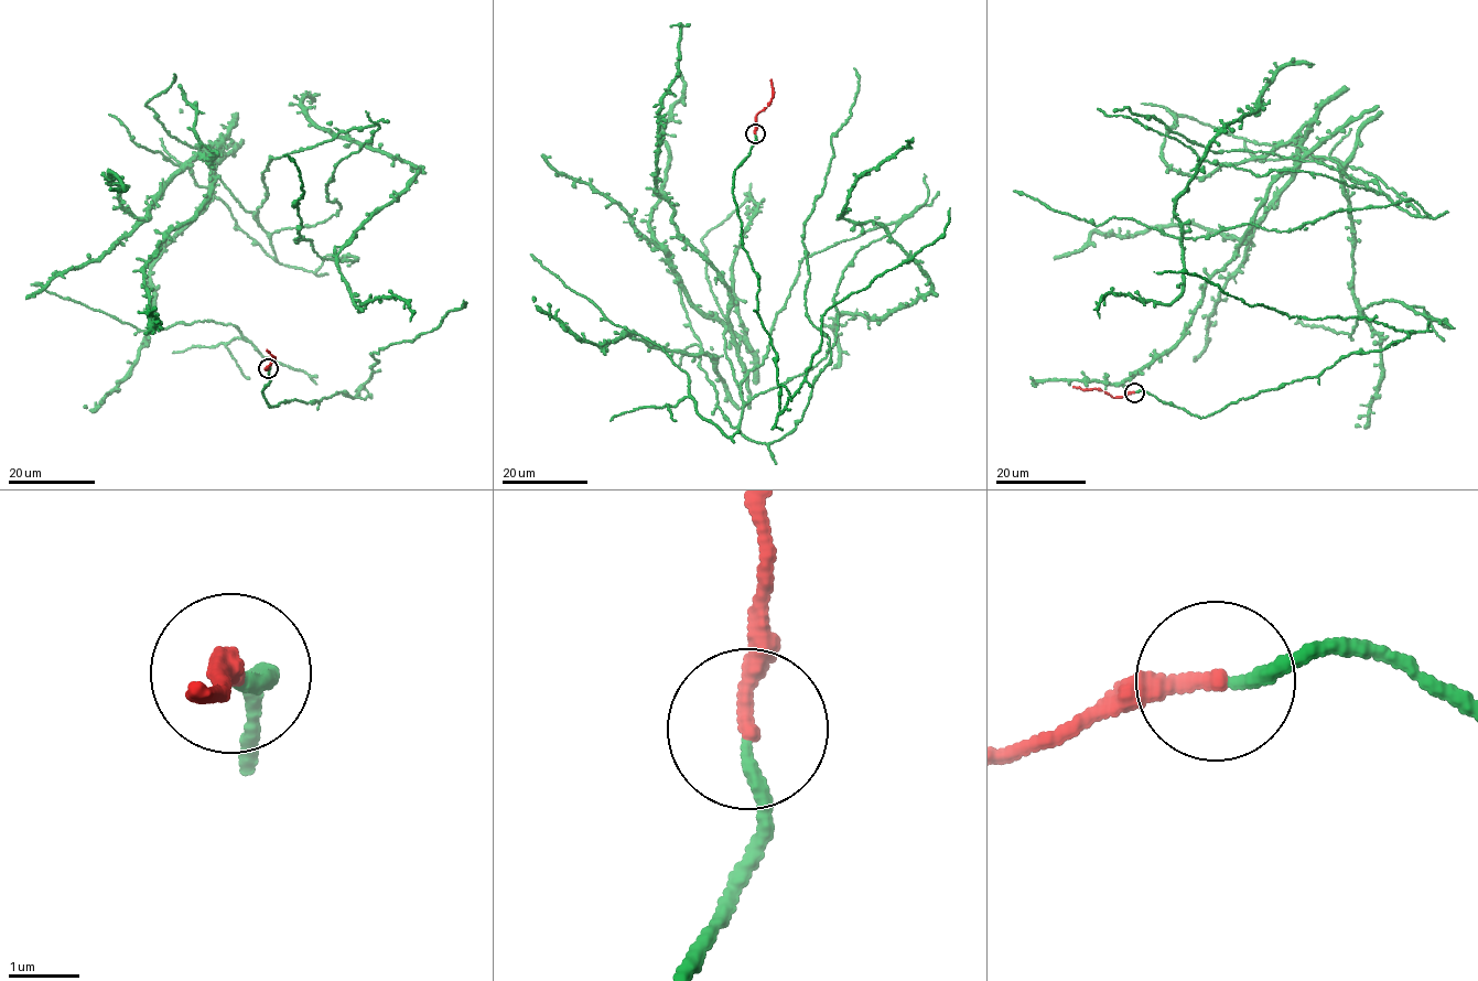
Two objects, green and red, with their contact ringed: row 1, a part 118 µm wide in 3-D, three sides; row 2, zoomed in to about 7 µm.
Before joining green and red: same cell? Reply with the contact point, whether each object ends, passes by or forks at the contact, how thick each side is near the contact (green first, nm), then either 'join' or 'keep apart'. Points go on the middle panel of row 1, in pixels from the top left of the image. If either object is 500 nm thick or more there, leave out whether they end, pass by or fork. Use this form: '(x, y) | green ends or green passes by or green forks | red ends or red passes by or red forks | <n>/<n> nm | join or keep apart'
(755, 133) | green ends | red ends | 160/260 nm | join

